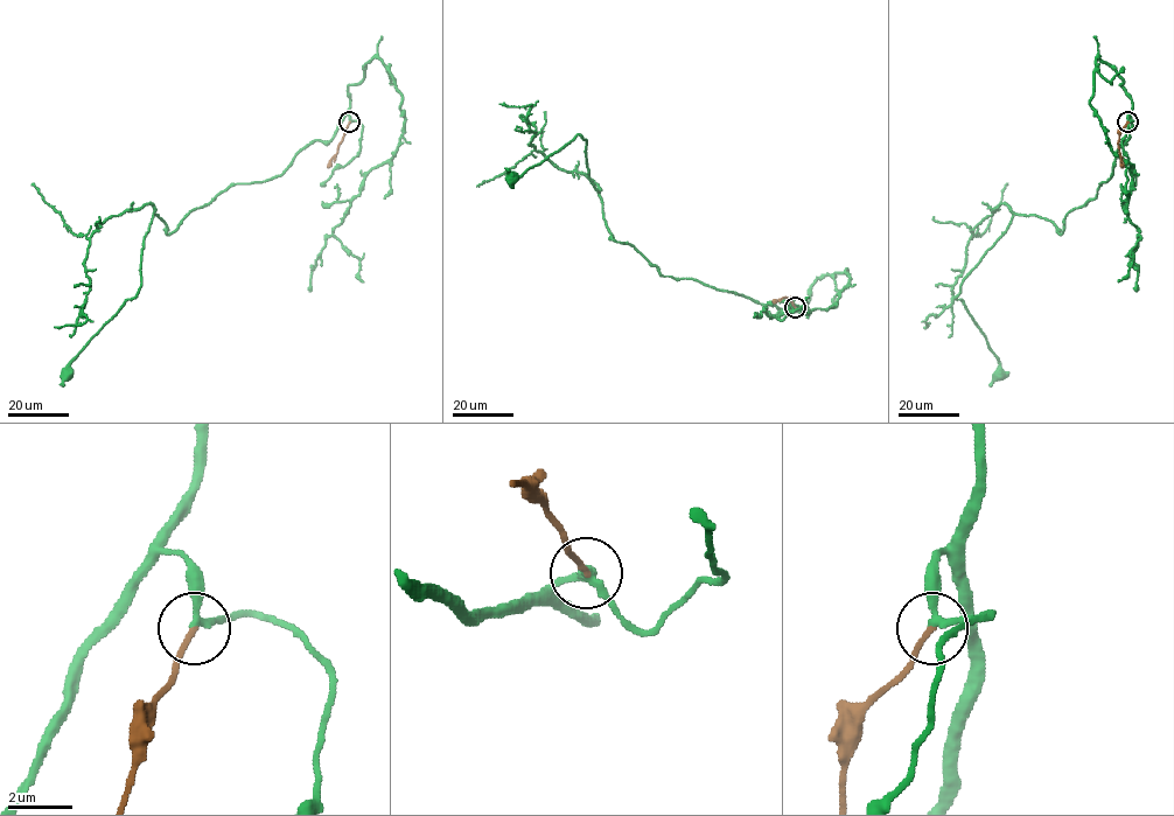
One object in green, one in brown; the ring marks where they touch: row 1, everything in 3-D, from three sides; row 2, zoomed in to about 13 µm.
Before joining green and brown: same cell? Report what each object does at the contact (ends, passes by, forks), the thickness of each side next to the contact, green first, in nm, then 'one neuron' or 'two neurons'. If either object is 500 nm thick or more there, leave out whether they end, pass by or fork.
green passes by; brown ends there; 240 nm thick on the green side, 160 nm on the other; one neuron

